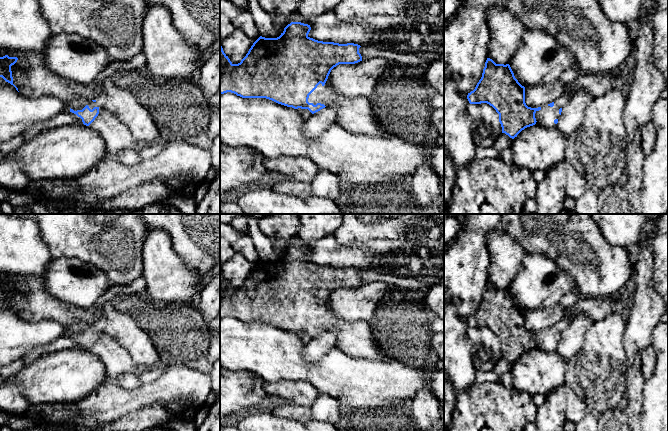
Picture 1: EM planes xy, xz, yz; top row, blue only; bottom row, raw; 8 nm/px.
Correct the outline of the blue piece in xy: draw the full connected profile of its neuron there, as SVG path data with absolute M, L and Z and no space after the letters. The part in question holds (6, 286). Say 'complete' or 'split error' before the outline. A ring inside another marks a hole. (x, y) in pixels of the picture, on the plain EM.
complete | M8 279L0 281L0 301L2 301L6 306L13 309L18 315L18 312L13 308L13 301L11 295L11 290L14 289L17 284L17 281L9 281Z

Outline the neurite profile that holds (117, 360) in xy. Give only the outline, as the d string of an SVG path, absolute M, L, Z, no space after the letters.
M99 331L98 340L89 350L104 363L109 381L114 381L121 374L140 375L146 370L134 363L129 352L107 332Z

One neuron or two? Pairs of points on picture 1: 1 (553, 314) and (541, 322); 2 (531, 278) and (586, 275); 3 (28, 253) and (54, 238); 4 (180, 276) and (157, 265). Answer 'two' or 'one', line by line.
1: one
2: two
3: two
4: one

